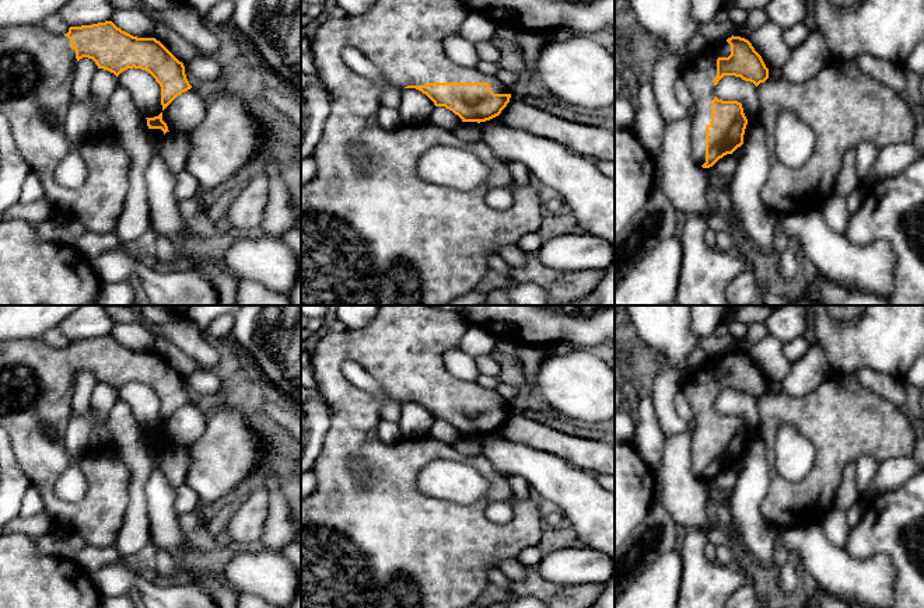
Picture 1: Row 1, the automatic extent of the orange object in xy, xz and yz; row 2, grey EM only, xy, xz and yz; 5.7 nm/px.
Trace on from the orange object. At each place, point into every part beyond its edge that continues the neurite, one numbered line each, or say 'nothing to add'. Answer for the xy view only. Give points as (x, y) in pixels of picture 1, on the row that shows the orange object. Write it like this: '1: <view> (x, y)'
1: xy (37, 67)

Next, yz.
1: yz (699, 73)

